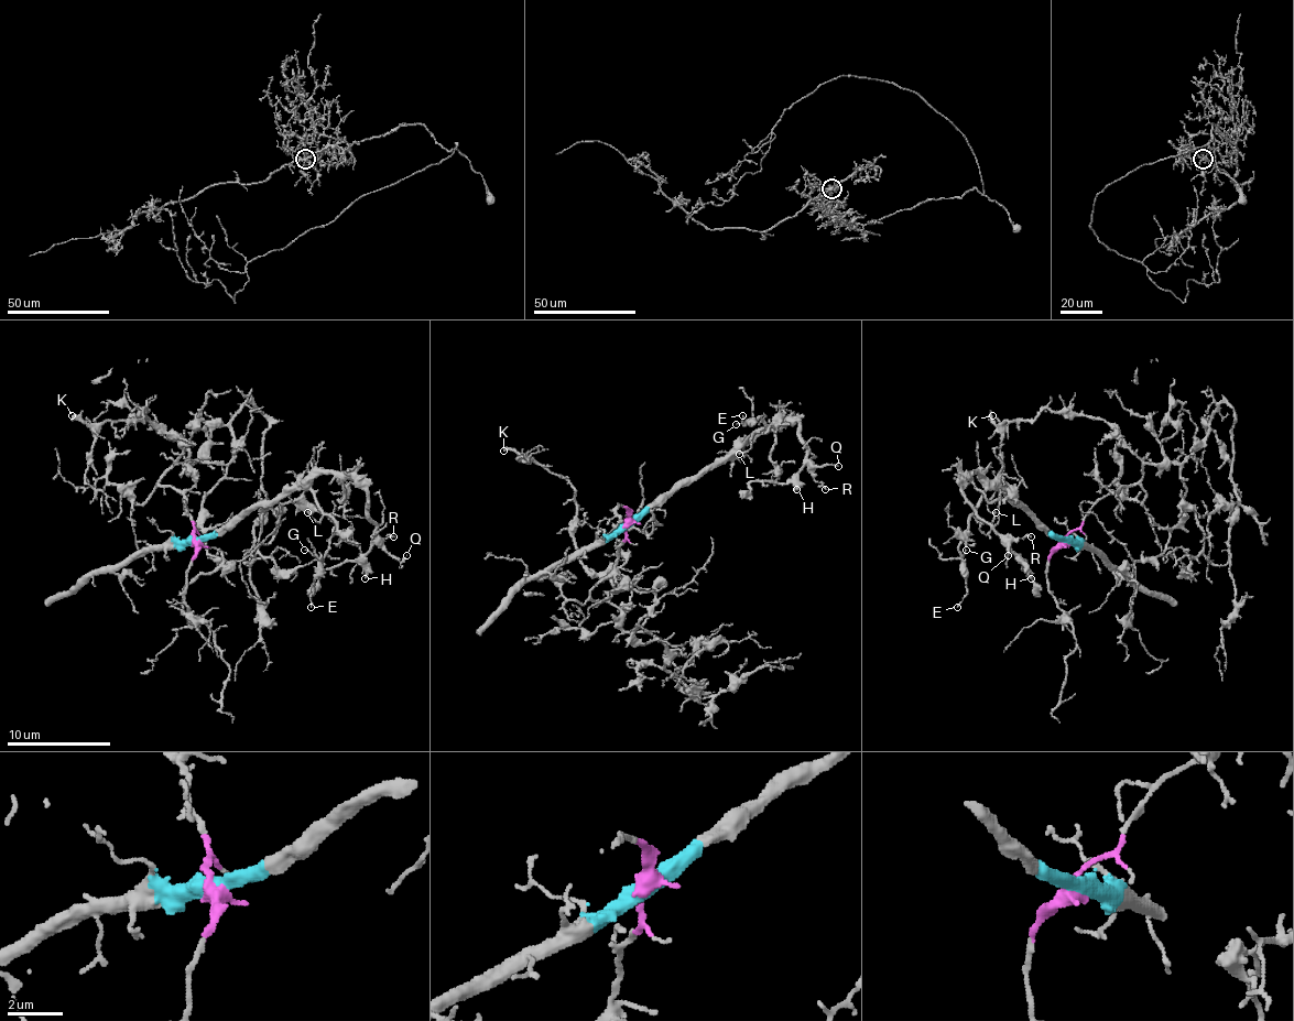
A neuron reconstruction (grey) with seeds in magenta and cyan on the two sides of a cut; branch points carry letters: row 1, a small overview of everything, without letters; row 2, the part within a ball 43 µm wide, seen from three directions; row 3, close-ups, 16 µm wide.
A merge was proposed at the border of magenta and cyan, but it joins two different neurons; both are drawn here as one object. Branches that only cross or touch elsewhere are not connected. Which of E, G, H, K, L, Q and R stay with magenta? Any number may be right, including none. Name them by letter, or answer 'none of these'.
K

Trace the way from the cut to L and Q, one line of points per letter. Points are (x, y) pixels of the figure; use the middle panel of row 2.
L: (627, 523), (638, 521), (676, 490), (720, 464), (753, 433), (749, 448), (738, 454)
Q: (627, 523), (717, 466), (740, 443), (797, 423), (797, 438), (811, 458), (821, 466), (839, 466)

